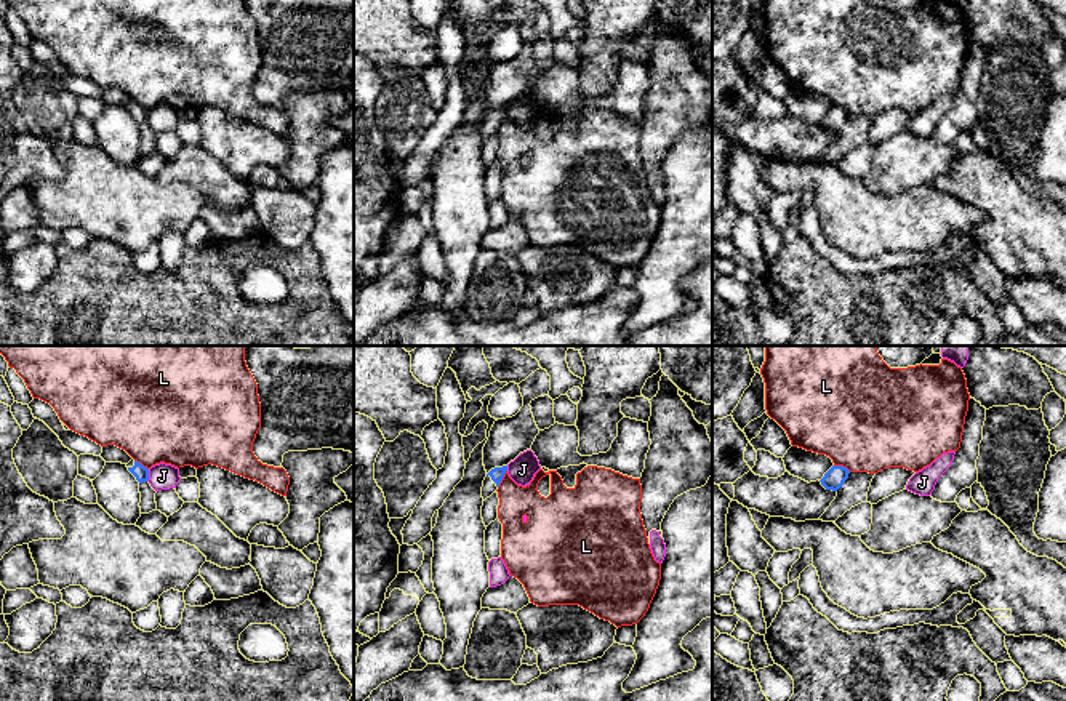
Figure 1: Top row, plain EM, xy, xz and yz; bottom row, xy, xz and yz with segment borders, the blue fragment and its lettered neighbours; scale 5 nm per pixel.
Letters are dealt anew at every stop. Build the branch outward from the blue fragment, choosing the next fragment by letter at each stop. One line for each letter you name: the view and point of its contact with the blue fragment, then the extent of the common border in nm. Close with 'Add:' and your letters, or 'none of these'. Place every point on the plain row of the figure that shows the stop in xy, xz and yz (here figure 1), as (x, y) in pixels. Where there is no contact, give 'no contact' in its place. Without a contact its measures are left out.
Add: none of these

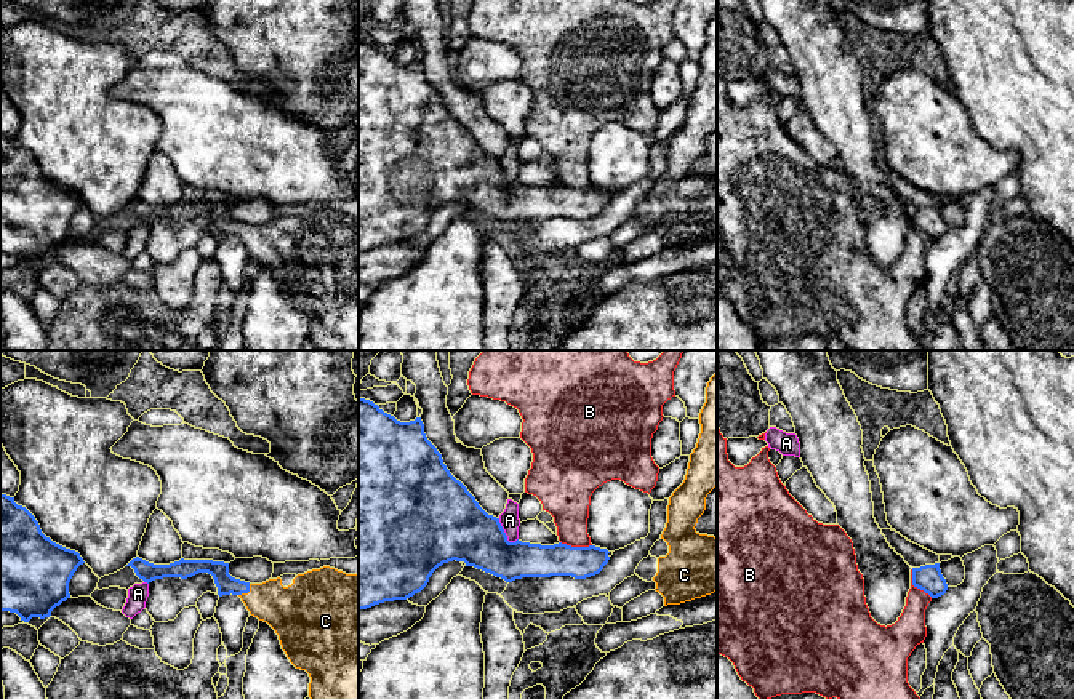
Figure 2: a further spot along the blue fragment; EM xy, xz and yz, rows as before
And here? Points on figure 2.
C: xy (247, 234) | 90 nm
Add: C

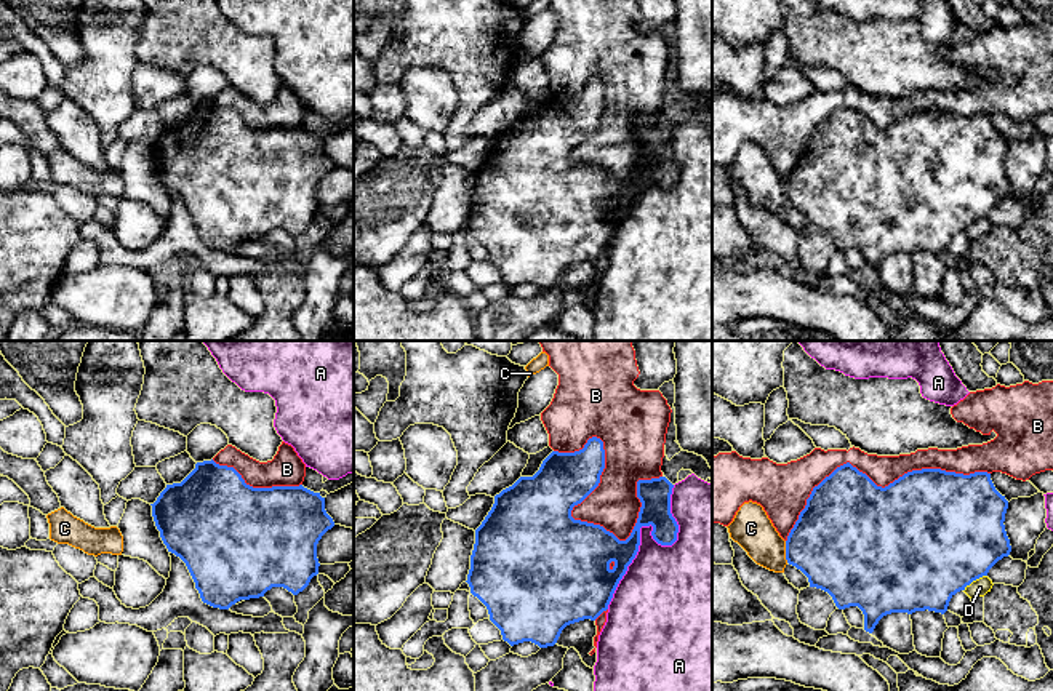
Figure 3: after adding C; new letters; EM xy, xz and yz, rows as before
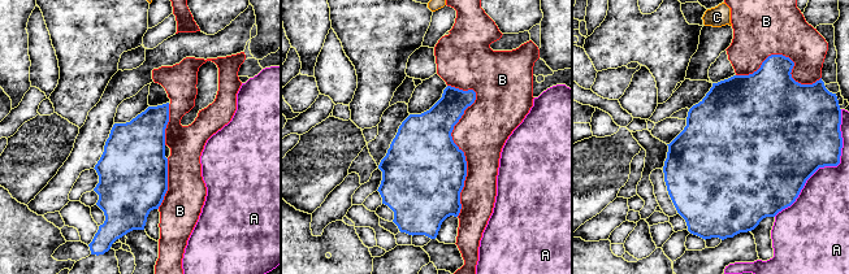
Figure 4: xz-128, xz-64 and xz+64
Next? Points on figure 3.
Add: none of these

